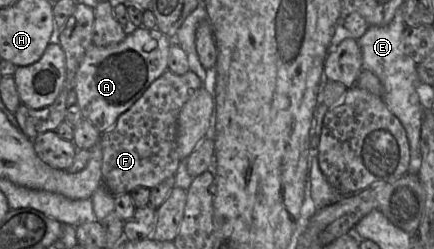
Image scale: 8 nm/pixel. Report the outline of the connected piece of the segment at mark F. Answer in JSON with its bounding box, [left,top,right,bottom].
[100,70,203,195]

